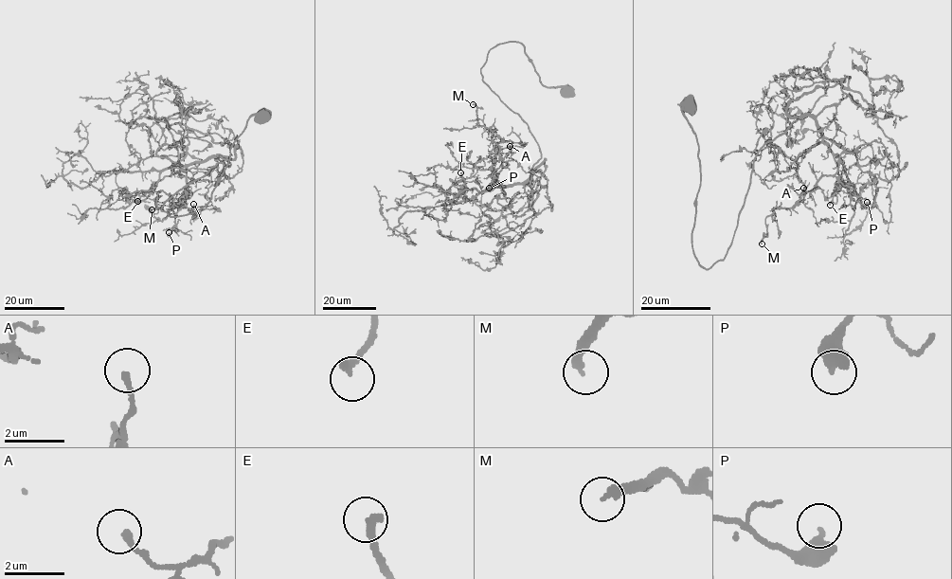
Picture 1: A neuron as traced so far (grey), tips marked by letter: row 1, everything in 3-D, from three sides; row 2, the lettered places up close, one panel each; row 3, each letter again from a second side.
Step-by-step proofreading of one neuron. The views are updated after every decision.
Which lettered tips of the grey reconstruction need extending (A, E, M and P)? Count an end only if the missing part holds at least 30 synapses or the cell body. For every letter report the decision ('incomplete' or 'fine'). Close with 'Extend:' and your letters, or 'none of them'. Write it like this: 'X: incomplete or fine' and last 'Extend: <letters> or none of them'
A: fine
E: incomplete
M: fine
P: fine
Extend: E

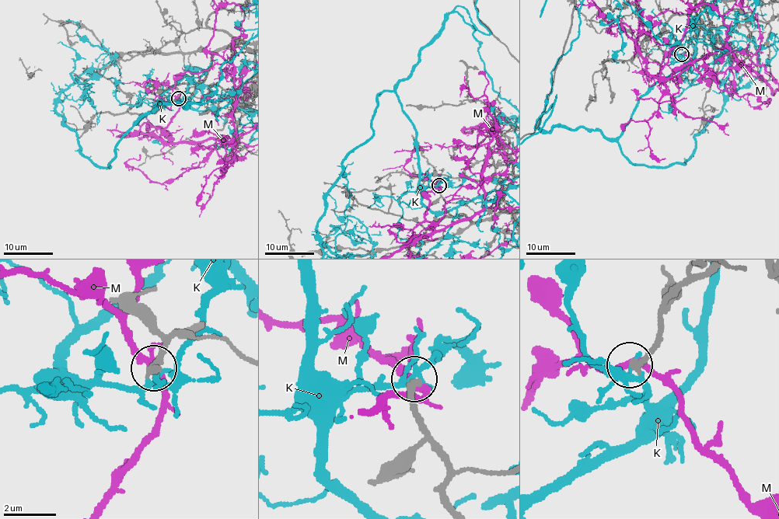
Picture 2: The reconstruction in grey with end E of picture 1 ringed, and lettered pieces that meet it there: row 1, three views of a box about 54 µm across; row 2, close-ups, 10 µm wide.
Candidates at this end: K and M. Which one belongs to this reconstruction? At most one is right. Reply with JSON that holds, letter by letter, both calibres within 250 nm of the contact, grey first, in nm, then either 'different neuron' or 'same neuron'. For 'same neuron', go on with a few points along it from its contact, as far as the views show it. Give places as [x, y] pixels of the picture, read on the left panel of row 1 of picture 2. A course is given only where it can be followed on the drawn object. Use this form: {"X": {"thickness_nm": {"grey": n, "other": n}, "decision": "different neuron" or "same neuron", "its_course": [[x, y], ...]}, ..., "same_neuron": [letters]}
{"K": {"thickness_nm": {"grey": 280, "other": 130}, "decision": "different neuron"}, "M": {"thickness_nm": {"grey": 280, "other": 200}, "decision": "different neuron"}, "same_neuron": []}

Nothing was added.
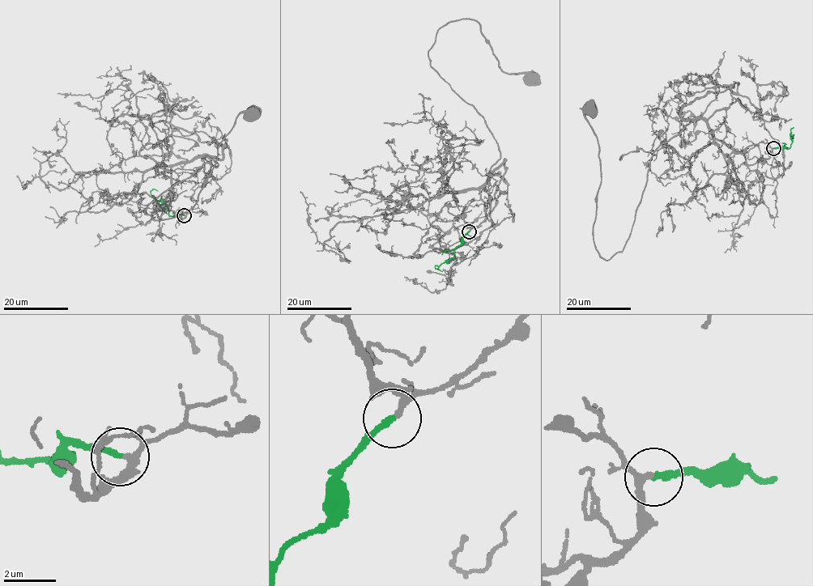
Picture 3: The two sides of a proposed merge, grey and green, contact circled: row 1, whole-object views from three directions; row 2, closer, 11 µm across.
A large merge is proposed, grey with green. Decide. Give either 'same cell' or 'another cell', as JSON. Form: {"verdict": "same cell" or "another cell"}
{"verdict": "same cell"}

